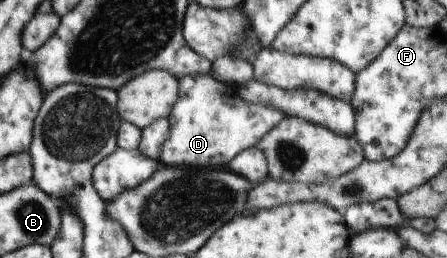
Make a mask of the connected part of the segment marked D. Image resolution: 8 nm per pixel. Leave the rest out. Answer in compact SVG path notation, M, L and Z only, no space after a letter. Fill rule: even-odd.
M185 76L179 80L179 97L168 117L170 128L166 142L161 148L161 164L167 166L197 166L197 168L228 169L229 162L243 150L255 147L255 144L271 130L275 128L285 114L279 108L259 104L259 102L247 102L243 96L232 86L222 84L213 76Z

